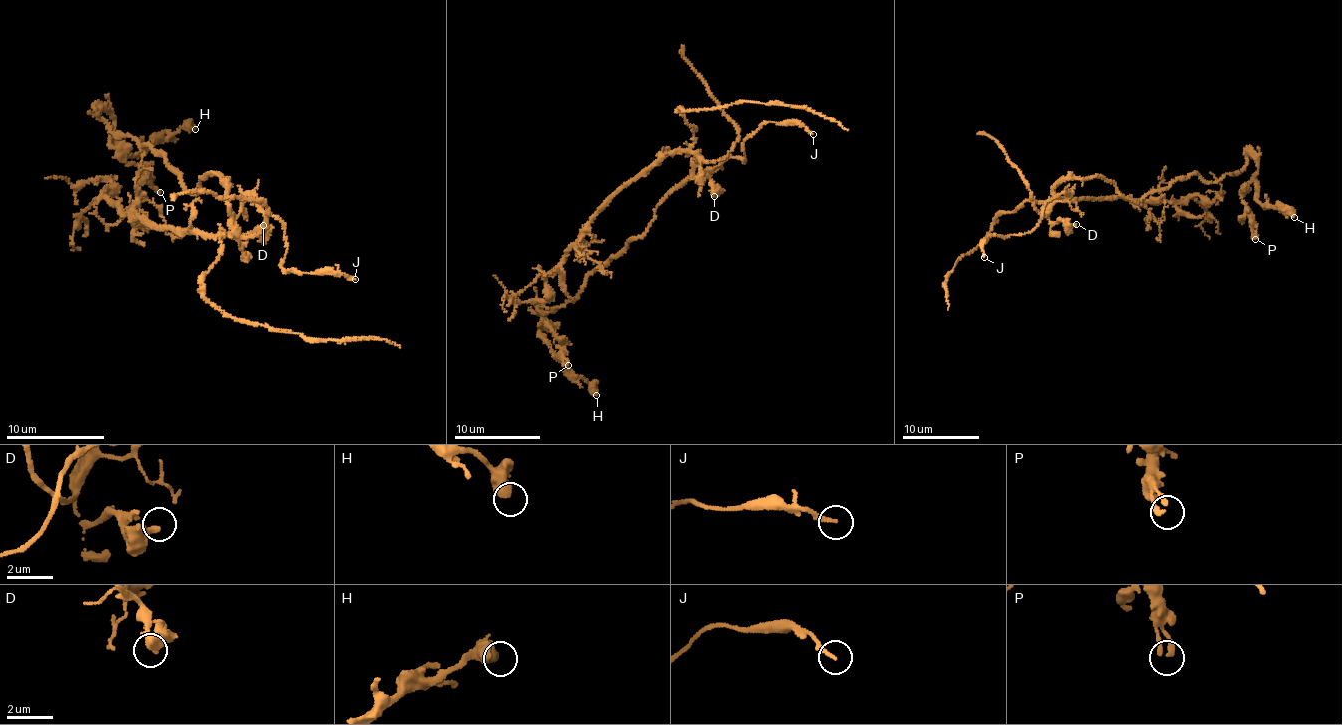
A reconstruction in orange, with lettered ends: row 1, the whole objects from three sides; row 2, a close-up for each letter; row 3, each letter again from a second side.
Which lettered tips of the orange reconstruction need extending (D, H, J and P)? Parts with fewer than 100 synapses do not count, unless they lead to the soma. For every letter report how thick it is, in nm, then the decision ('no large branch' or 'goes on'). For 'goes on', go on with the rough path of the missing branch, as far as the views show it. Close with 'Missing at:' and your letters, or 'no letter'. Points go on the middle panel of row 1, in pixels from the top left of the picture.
D: calibre 200 nm; no large branch
H: calibre 550 nm; no large branch
J: calibre 190 nm; no large branch
P: calibre 200 nm; no large branch
Missing at: no letter

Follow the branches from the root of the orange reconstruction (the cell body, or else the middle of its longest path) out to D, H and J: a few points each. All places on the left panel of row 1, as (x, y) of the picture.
D: (223, 179), (231, 209), (231, 226), (240, 244), (242, 246), (255, 231), (264, 231), (263, 225)
H: (223, 179), (214, 172), (191, 193), (101, 114), (132, 155), (195, 129)
J: (223, 179), (228, 213), (237, 217), (252, 196), (266, 214), (281, 220), (287, 250), (281, 266), (355, 279)

